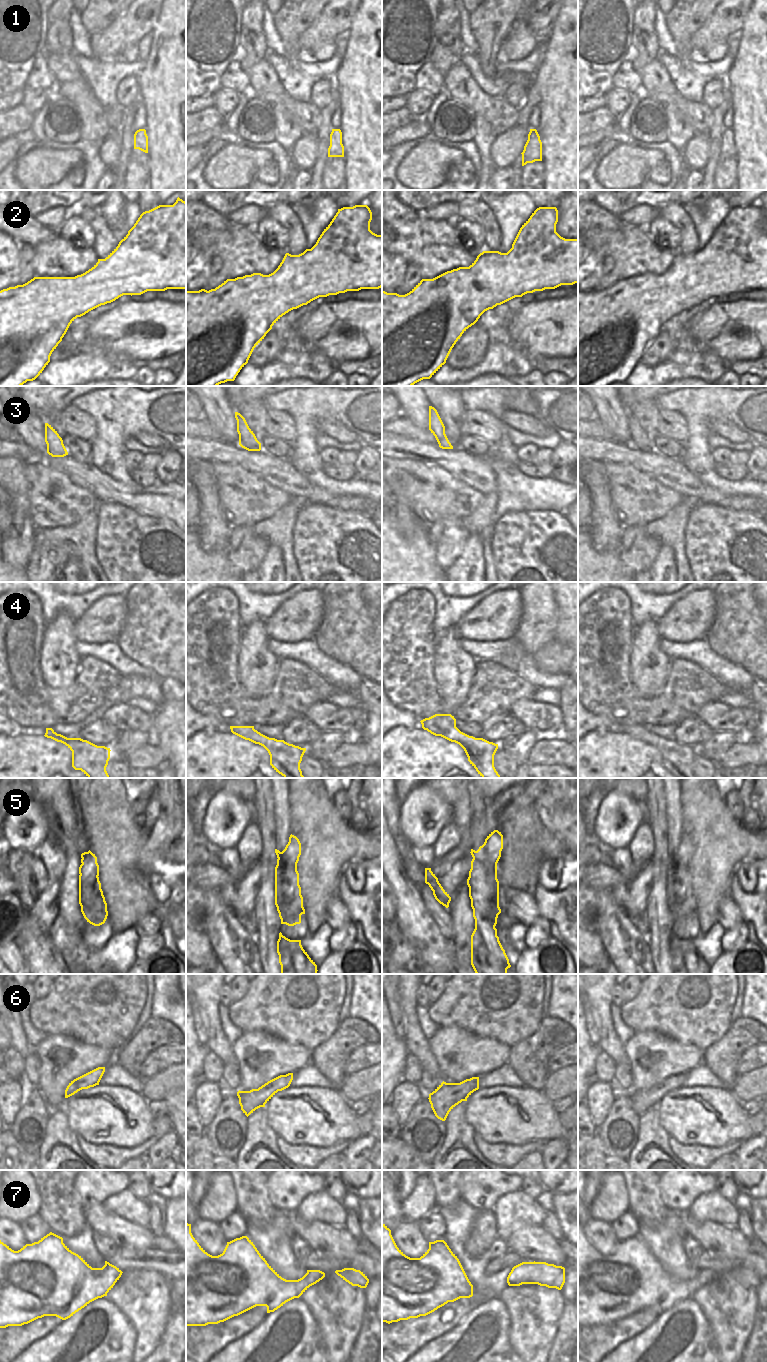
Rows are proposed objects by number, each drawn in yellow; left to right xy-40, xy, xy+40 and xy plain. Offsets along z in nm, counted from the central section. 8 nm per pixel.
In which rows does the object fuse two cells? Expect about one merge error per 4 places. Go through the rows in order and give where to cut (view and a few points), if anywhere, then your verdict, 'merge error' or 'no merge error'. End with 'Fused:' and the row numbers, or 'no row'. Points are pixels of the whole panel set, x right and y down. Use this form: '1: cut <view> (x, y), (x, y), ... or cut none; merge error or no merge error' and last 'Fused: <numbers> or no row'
1: cut none; no merge error
2: cut none; no merge error
3: cut none; no merge error
4: cut none; no merge error
5: cut xy+40 (473, 857), (484, 867), (484, 875), (486, 877), (496, 876); merge error
6: cut none; no merge error
7: cut none; no merge error
Fused: 5

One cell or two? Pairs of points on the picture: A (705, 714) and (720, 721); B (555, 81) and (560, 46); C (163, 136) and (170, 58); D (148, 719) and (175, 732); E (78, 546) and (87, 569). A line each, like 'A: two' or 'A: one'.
A: one
B: one
C: one
D: two
E: one

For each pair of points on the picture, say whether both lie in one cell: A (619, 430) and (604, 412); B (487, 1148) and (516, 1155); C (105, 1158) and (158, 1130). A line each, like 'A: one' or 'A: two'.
A: one
B: one
C: one

